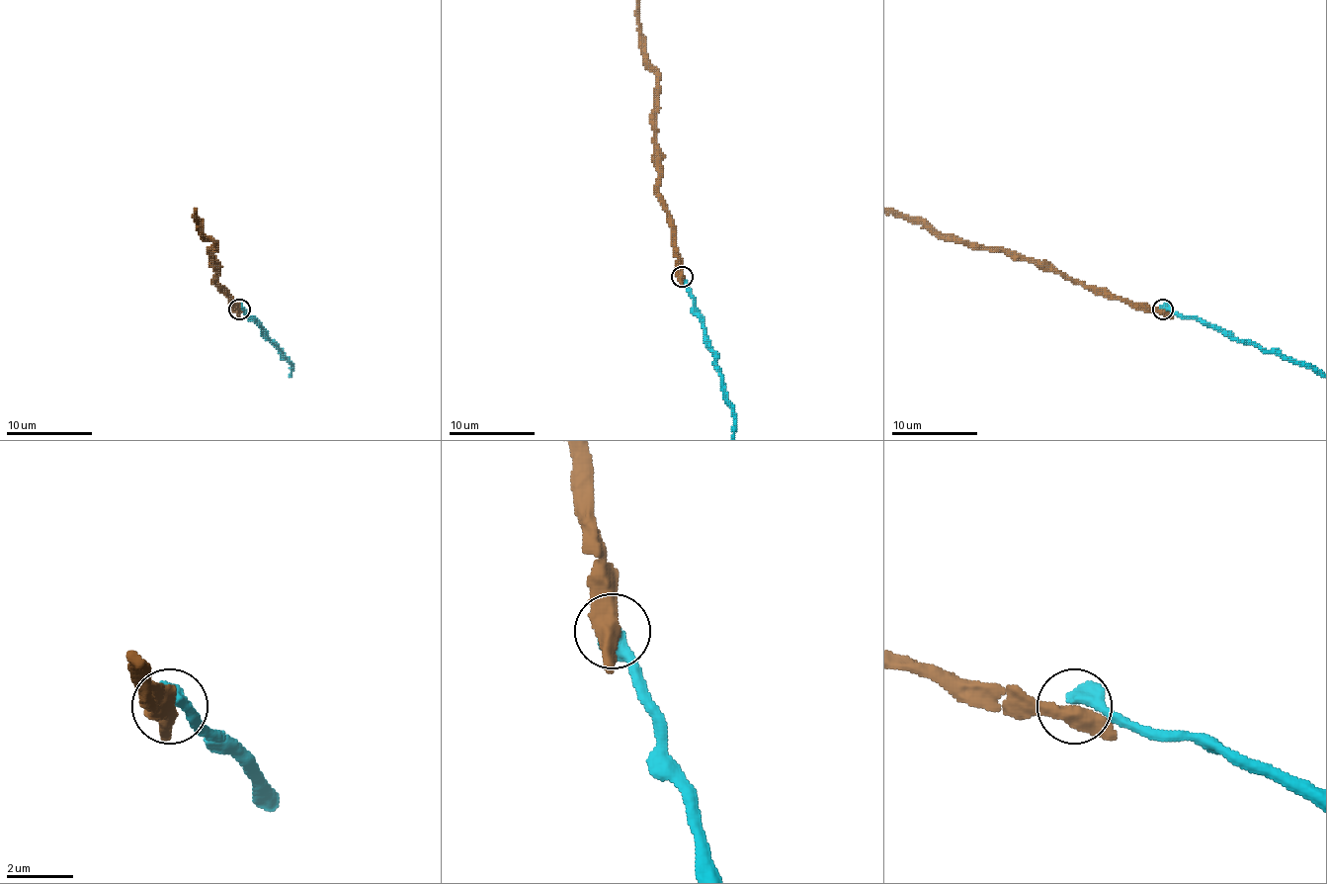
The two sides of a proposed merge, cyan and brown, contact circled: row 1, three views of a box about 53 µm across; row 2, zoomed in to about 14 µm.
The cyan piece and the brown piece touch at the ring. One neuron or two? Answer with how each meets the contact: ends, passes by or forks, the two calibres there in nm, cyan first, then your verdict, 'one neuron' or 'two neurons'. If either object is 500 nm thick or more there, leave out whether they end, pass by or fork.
600/480 nm | two neurons

